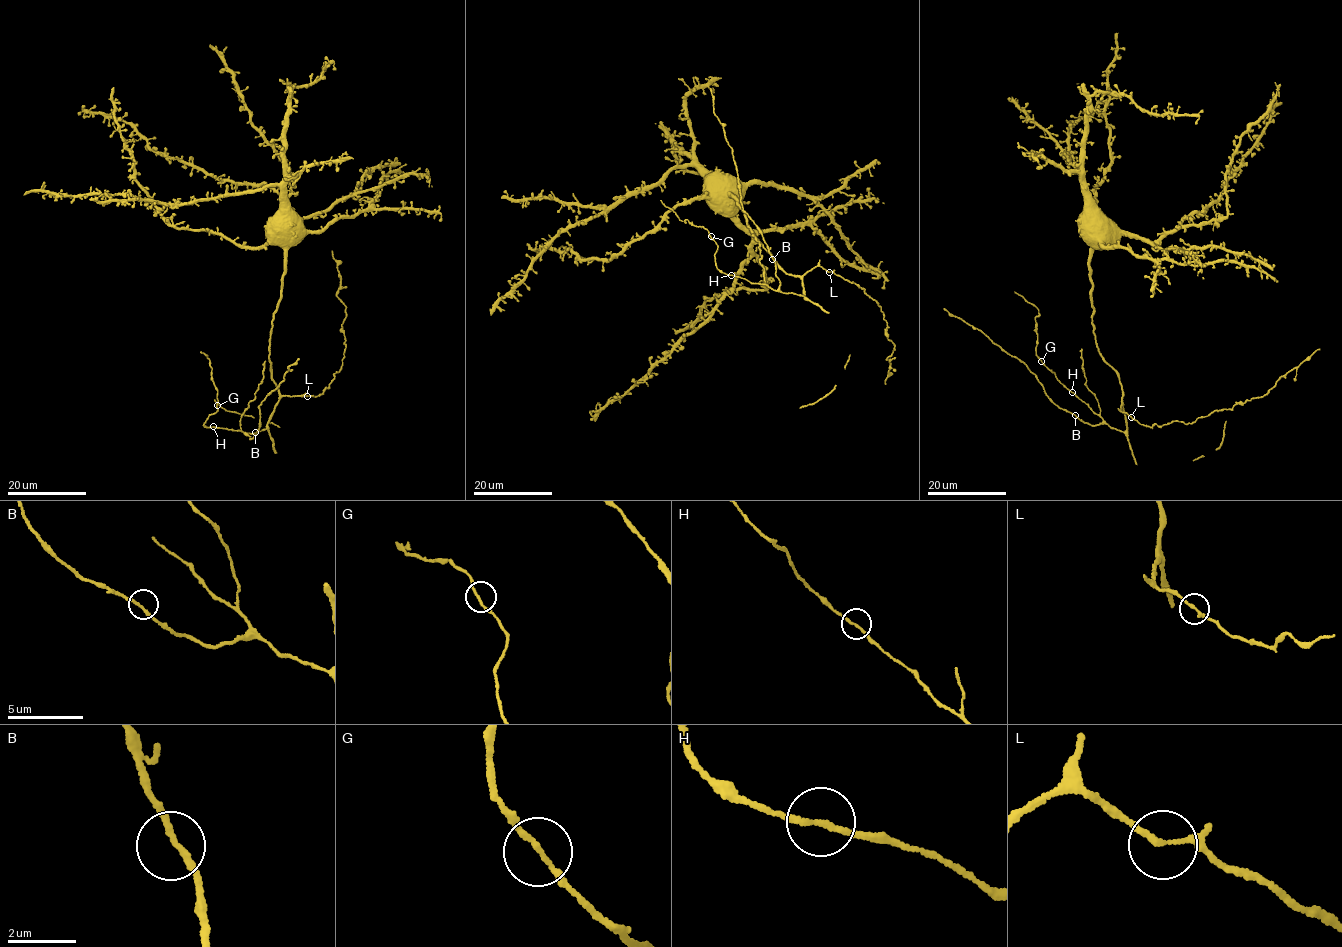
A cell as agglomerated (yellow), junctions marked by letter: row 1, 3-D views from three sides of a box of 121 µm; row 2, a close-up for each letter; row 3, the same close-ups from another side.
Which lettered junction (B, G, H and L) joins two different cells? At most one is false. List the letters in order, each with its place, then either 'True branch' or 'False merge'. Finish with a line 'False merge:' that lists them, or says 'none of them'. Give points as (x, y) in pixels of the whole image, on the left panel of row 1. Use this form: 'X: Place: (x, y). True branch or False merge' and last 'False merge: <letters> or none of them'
B: Place: (255, 432). True branch
G: Place: (217, 405). True branch
H: Place: (213, 426). True branch
L: Place: (307, 396). True branch
False merge: none of them

